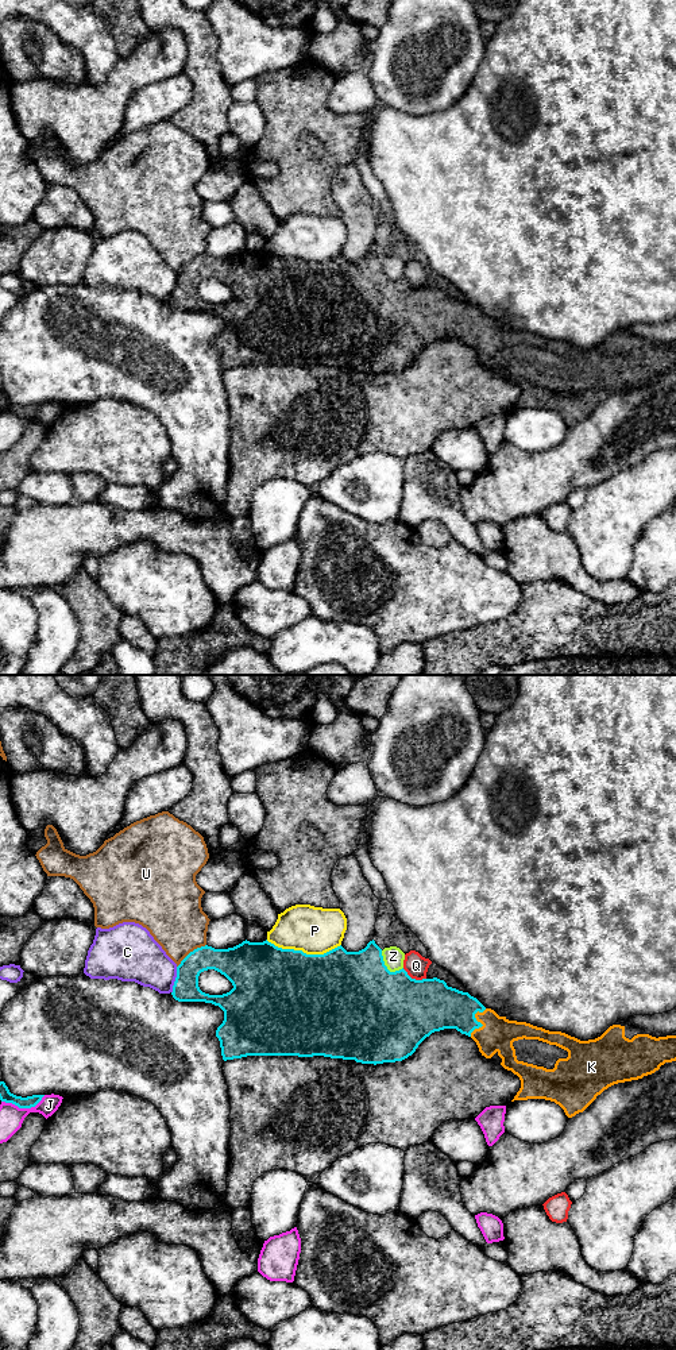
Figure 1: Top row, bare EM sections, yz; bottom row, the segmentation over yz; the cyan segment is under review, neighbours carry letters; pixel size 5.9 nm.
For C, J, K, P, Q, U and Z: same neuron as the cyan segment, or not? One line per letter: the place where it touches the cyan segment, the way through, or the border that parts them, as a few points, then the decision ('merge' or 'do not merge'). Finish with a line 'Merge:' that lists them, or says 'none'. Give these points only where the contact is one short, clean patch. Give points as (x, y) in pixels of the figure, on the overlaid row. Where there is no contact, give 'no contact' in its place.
C: yz (176, 980) | do not merge
J: yz (23, 1107) | do not merge
K: yz (476, 1021) | merge
P: yz (302, 952) | do not merge
Q: yz (414, 979) | do not merge
U: yz (190, 952) | do not merge
Z: yz (386, 967) | do not merge
Merge: K

